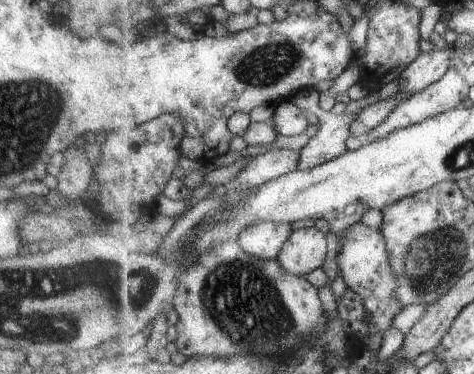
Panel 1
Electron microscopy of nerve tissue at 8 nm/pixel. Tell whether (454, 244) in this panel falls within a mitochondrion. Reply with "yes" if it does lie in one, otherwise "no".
yes

